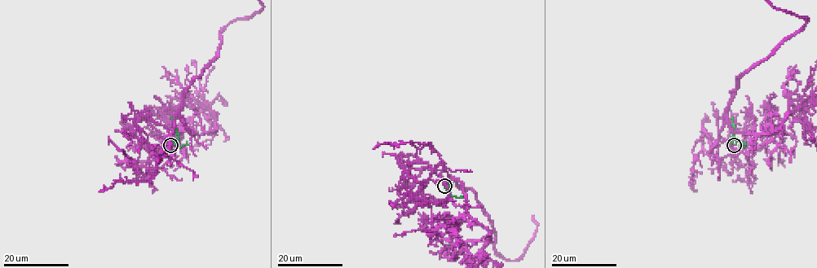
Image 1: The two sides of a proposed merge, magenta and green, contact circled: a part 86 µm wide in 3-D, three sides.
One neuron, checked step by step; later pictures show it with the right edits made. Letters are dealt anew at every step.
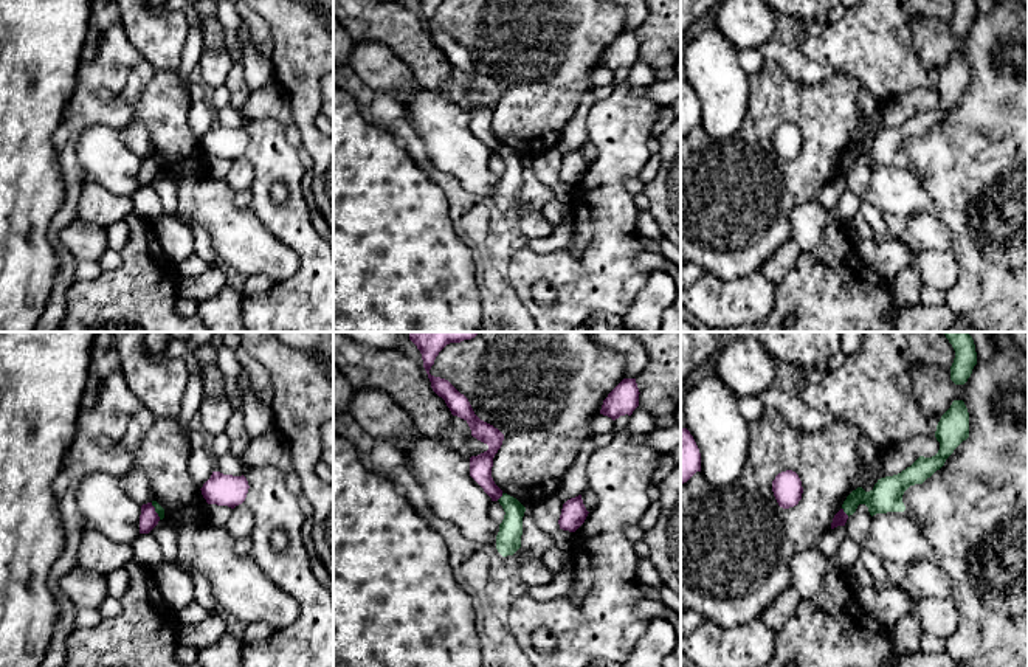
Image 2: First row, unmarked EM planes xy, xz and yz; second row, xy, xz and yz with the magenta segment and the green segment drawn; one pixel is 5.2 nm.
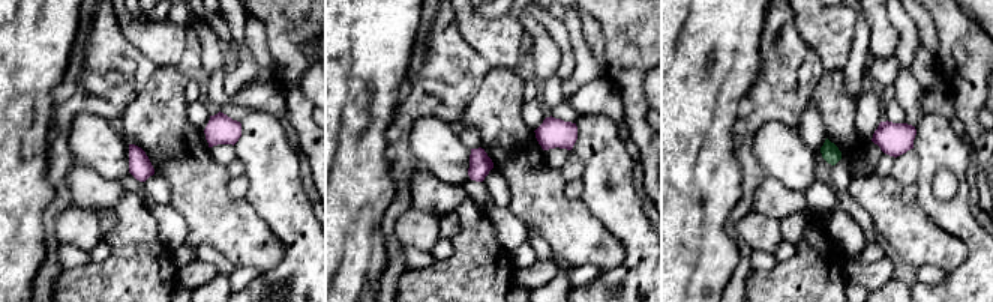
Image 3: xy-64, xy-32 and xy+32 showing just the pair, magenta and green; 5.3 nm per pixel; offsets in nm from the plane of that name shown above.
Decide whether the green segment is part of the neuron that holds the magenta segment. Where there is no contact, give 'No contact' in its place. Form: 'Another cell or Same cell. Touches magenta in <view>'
Same cell. Touches magenta in yz

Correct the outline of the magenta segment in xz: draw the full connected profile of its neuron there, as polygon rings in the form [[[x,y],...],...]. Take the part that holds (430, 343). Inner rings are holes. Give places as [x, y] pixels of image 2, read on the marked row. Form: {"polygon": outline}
{"polygon": [[[408,332],[409,340],[422,354],[423,368],[431,382],[433,391],[442,397],[453,416],[464,419],[471,436],[488,445],[488,450],[470,458],[470,476],[484,492],[498,501],[505,515],[496,535],[496,549],[502,557],[513,555],[521,548],[523,517],[526,507],[513,496],[504,493],[492,478],[493,458],[502,445],[504,434],[493,425],[481,420],[468,399],[461,394],[448,380],[429,374],[439,352],[450,343],[461,343],[474,338],[479,332]]]}

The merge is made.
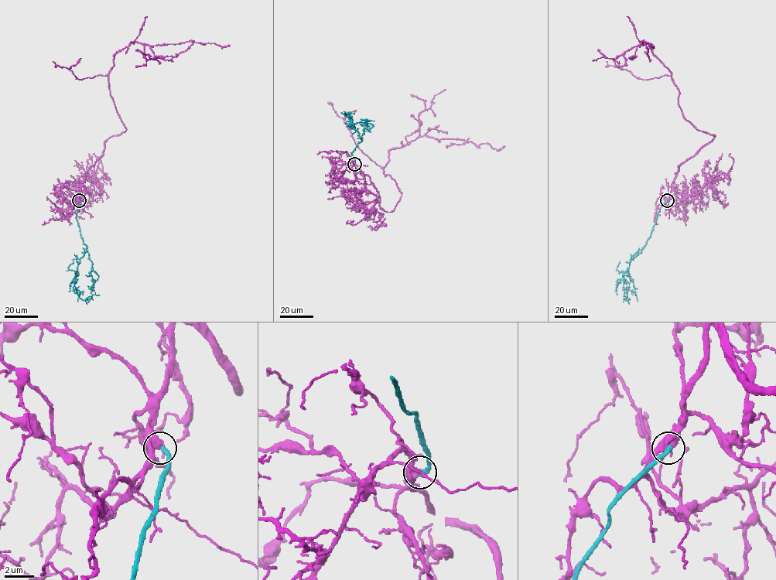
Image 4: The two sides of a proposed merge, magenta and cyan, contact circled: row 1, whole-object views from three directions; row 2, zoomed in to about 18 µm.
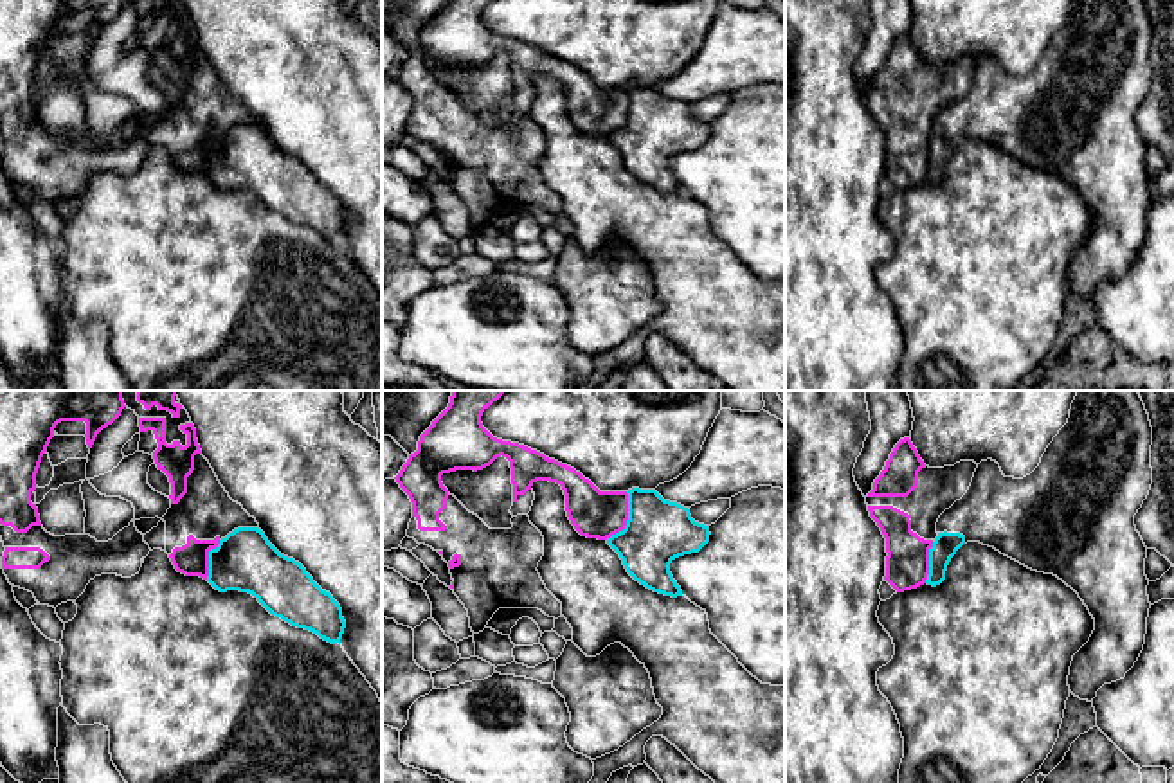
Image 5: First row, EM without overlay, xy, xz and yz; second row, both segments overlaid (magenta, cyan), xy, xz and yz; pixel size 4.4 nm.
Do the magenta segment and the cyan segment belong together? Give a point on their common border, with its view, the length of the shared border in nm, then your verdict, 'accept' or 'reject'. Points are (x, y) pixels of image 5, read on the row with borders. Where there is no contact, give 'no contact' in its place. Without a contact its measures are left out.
contact xz (627, 519); length 240 nm; reject

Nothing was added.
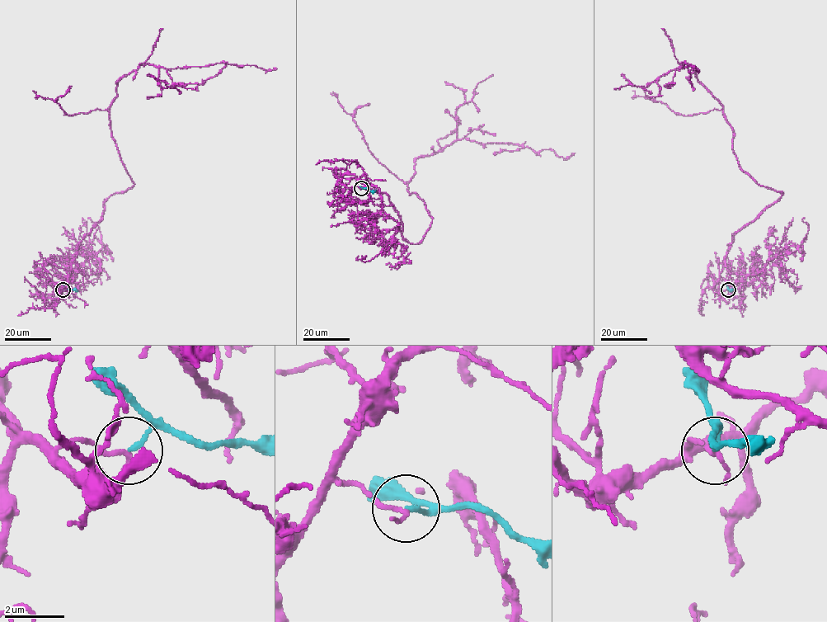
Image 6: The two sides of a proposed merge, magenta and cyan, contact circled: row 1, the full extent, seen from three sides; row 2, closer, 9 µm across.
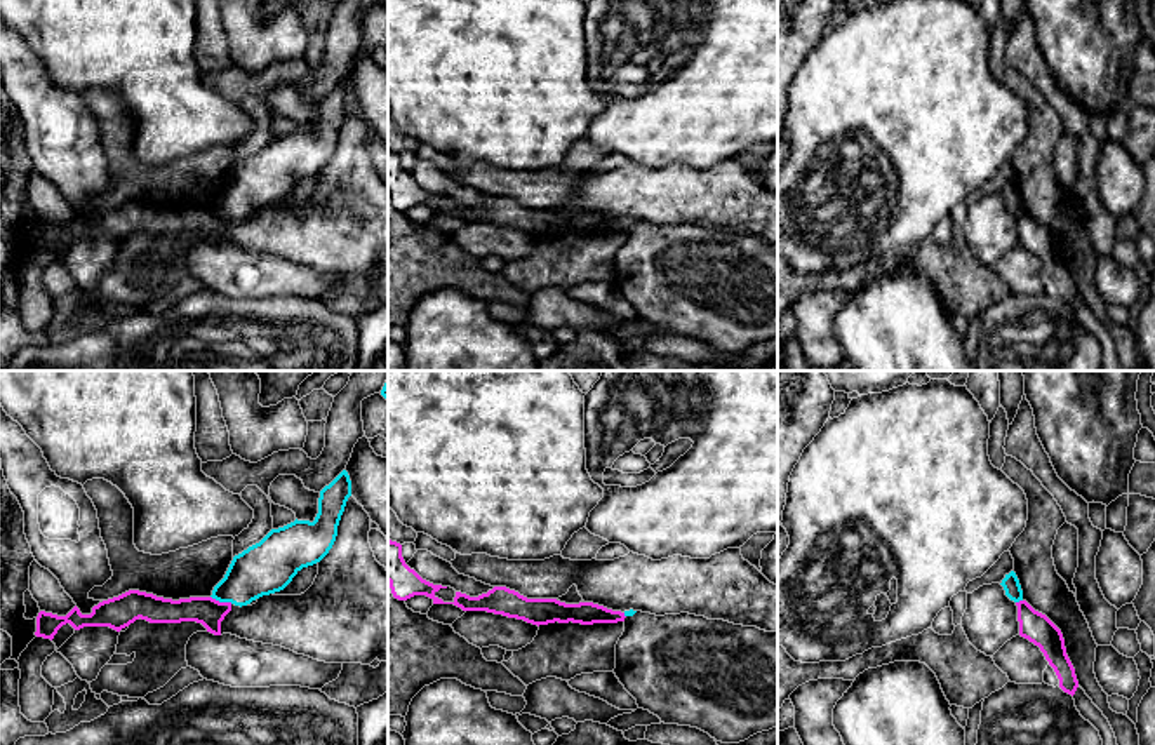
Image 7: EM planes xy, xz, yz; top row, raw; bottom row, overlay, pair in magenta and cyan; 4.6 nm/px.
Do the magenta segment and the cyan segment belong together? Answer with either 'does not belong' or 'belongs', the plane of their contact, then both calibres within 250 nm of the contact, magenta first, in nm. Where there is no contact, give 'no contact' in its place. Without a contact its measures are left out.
does not belong; meets magenta in xy; 130 nm thick on the magenta side, 240 nm on the other

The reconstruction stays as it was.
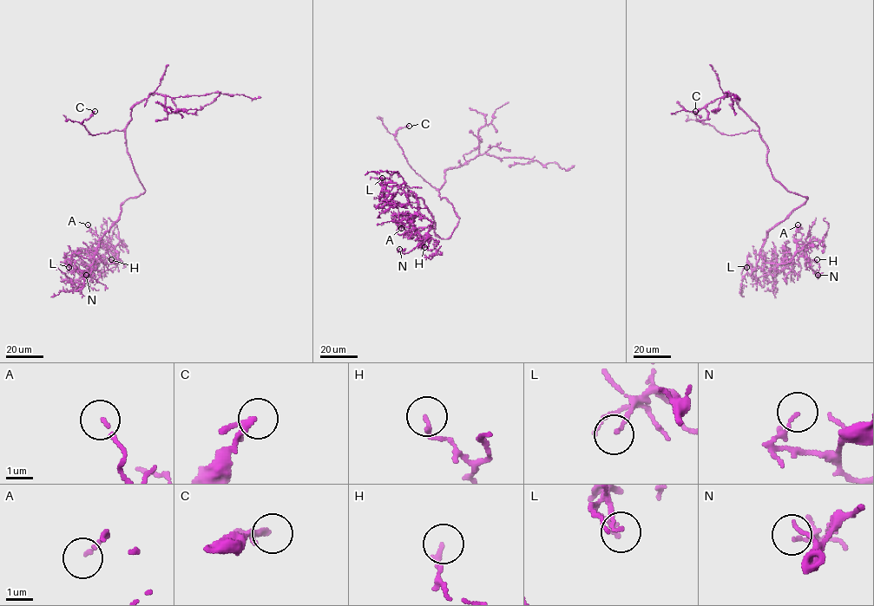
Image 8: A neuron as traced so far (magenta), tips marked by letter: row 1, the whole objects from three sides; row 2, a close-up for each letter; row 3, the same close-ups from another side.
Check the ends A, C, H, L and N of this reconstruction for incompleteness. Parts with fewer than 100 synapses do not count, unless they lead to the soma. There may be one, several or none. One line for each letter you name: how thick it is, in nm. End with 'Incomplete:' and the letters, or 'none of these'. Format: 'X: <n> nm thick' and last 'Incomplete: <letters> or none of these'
Incomplete: none of these

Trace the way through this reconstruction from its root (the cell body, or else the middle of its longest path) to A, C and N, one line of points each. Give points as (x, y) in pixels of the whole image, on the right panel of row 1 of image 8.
A: (783, 186), (808, 198), (767, 231), (761, 251), (765, 262), (790, 261), (797, 251), (794, 236), (798, 224)
C: (783, 186), (771, 172), (767, 146), (758, 131), (720, 133), (698, 120), (695, 111)
N: (783, 186), (808, 198), (767, 231), (761, 257), (785, 263), (798, 247), (811, 269), (823, 273), (818, 275)

